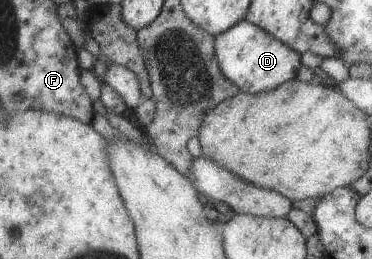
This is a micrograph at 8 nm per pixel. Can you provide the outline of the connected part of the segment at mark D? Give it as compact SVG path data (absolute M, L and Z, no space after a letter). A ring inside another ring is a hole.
M246 19L214 37L220 69L227 80L238 86L241 93L256 95L272 91L284 82L295 79L301 68L302 60L296 50Z

